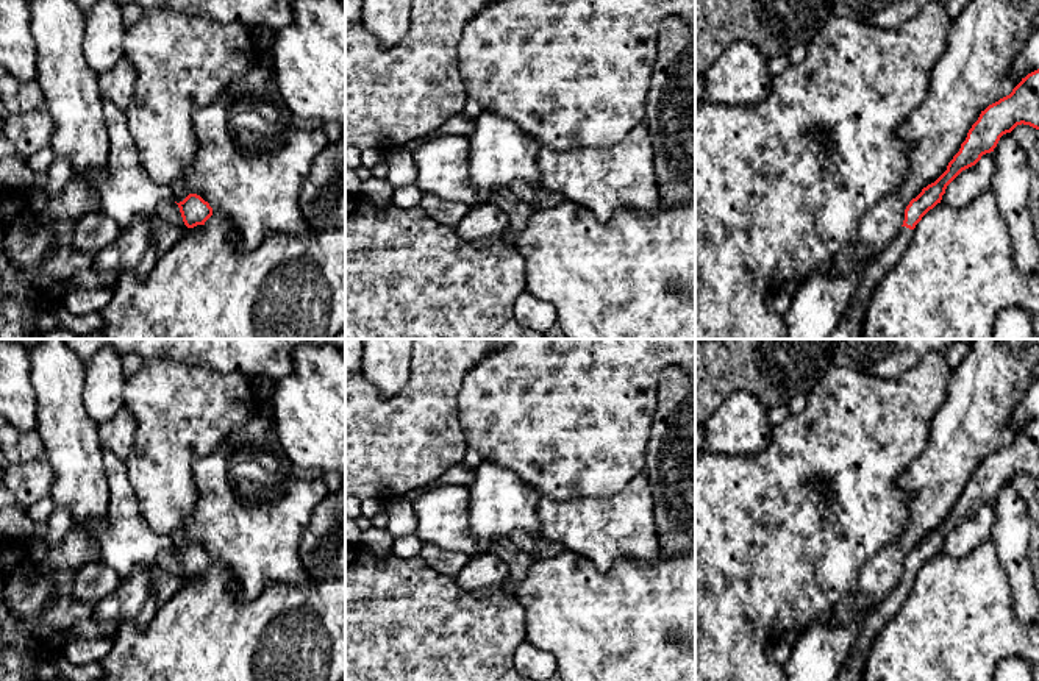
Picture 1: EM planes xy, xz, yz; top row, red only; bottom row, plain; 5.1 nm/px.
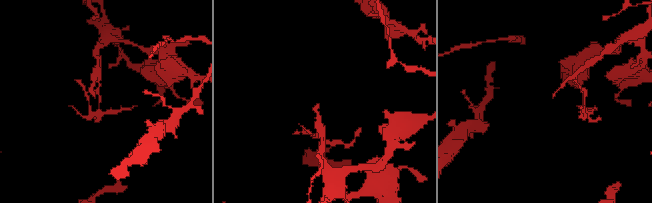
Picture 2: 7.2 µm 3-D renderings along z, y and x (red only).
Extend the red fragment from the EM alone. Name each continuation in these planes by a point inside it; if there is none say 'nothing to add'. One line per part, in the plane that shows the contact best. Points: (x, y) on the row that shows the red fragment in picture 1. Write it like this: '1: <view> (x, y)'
1: yz (852, 324)

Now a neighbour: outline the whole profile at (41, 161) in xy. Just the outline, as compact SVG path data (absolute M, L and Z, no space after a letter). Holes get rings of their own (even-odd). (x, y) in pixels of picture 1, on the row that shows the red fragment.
M50 147L42 148L27 159L30 169L34 173L47 172L52 162L55 161L55 155Z

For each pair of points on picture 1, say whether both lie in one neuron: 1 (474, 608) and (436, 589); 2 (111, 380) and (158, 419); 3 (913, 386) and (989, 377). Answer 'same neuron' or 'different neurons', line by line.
1: same neuron
2: different neurons
3: different neurons

